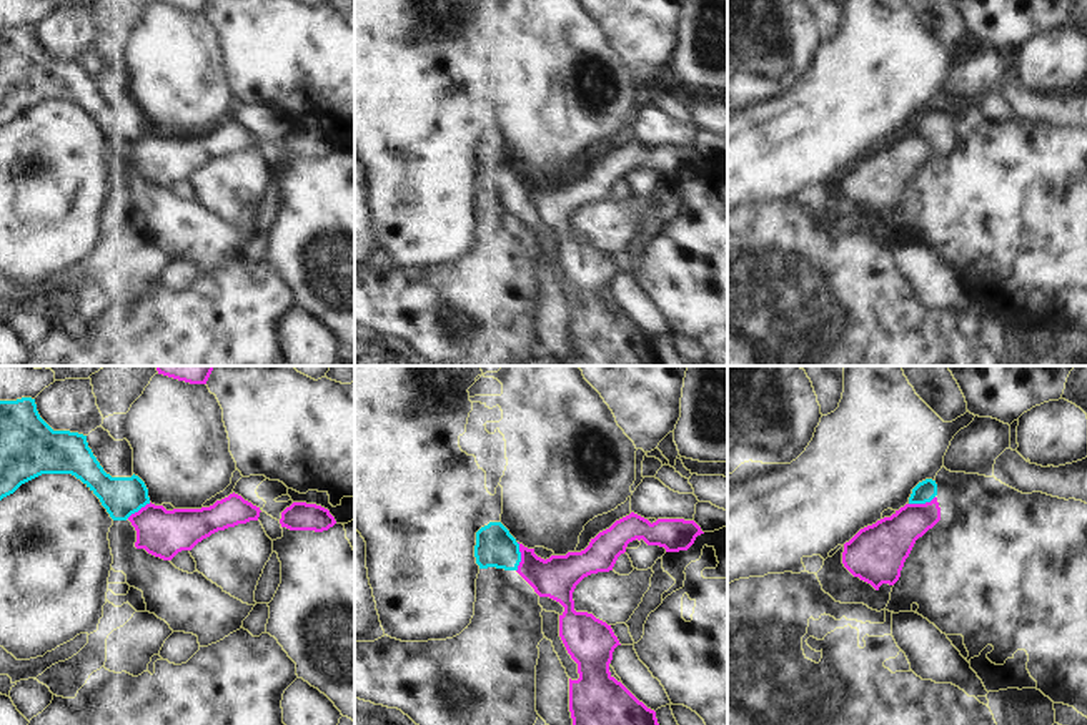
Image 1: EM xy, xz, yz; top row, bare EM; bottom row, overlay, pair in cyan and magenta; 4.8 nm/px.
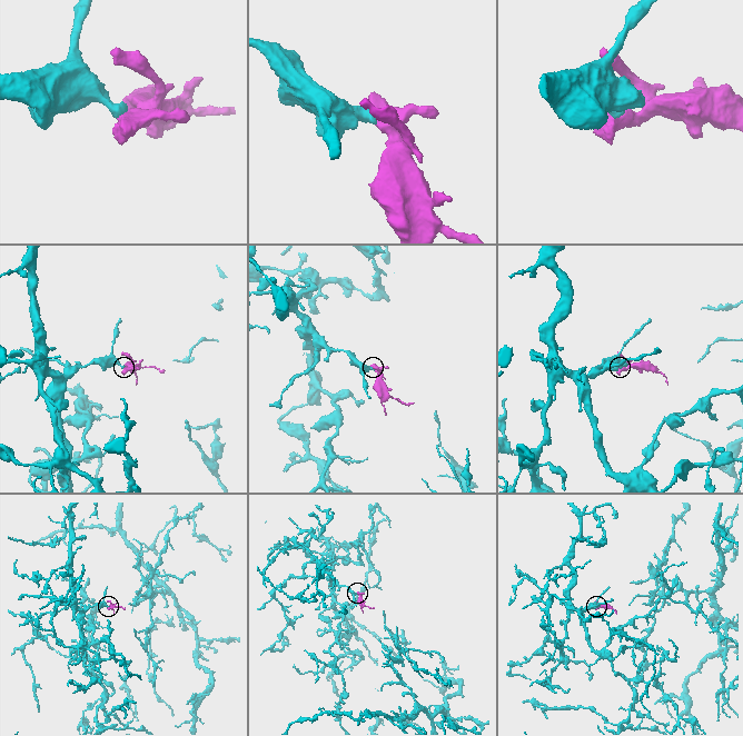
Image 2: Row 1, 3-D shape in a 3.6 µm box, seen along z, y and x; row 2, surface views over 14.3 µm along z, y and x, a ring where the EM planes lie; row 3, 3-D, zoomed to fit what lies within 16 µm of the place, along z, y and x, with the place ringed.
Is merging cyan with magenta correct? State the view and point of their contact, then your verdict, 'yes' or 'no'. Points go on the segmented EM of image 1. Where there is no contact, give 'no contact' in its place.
xz (520, 557) | no

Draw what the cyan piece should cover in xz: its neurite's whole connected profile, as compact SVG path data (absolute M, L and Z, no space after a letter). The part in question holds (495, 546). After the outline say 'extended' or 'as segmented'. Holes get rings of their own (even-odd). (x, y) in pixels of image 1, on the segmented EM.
M489 522L476 532L474 557L479 569L518 570L519 544L501 522Z; as segmented

